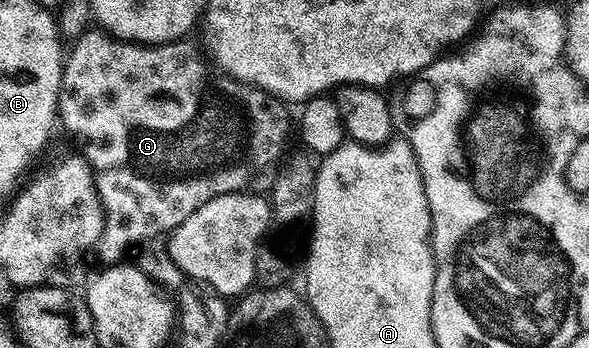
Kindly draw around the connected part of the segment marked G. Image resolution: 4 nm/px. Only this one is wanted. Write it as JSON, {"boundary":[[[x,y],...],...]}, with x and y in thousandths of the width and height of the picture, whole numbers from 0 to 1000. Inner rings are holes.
{"boundary":[[[148,83],[124,115],[126,138],[117,138],[109,170],[105,195],[107,241],[119,239],[160,239],[154,261],[132,261],[119,273],[119,250],[105,247],[98,270],[98,336],[104,345],[102,365],[114,376],[129,408],[134,411],[136,443],[144,457],[160,497],[160,529],[166,546],[166,563],[173,580],[173,675],[160,704],[158,730],[166,733],[173,761],[200,761],[207,744],[233,698],[248,698],[267,675],[282,675],[295,664],[302,649],[321,644],[340,589],[358,583],[375,560],[392,560],[397,549],[416,549],[423,543],[431,555],[452,555],[472,517],[479,468],[479,443],[496,399],[496,319],[480,287],[470,284],[467,273],[457,273],[438,250],[428,250],[423,239],[411,239],[406,227],[396,227],[375,198],[365,198],[358,172],[343,161],[343,147],[323,118],[297,118],[294,124],[263,124],[250,129],[244,124],[216,124],[212,112],[197,112],[183,89],[171,83]]]}

